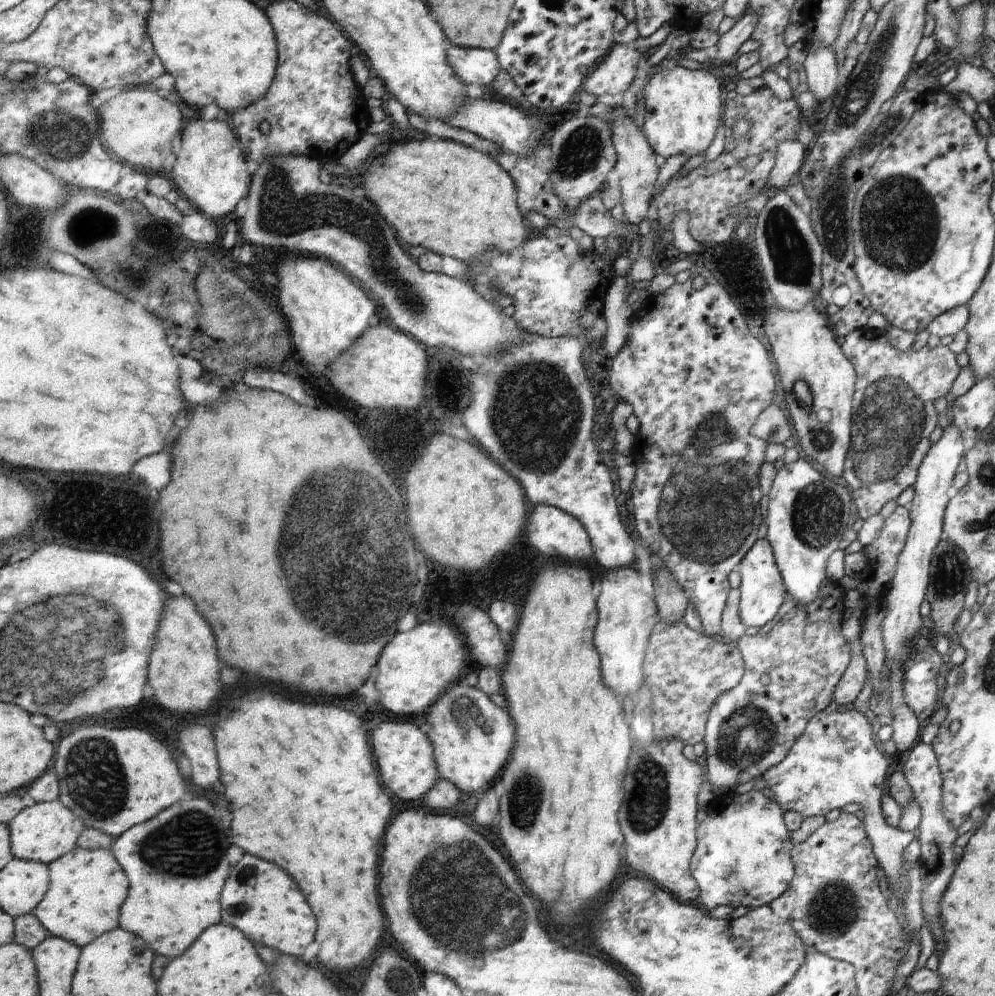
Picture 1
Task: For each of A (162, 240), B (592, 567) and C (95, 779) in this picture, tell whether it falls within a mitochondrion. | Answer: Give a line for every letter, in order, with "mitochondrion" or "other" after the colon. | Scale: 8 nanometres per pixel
A: other
B: other
C: mitochondrion

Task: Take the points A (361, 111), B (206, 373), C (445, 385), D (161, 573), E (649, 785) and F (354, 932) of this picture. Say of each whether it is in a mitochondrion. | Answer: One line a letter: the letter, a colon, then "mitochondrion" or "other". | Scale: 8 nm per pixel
A: other
B: other
C: other
D: other
E: mitochondrion
F: other

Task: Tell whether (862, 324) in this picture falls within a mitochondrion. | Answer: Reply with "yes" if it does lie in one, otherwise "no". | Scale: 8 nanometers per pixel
no

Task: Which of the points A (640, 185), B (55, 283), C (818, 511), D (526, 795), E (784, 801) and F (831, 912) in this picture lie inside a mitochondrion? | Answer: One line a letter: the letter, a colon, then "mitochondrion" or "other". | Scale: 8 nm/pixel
A: other
B: other
C: mitochondrion
D: mitochondrion
E: other
F: mitochondrion

